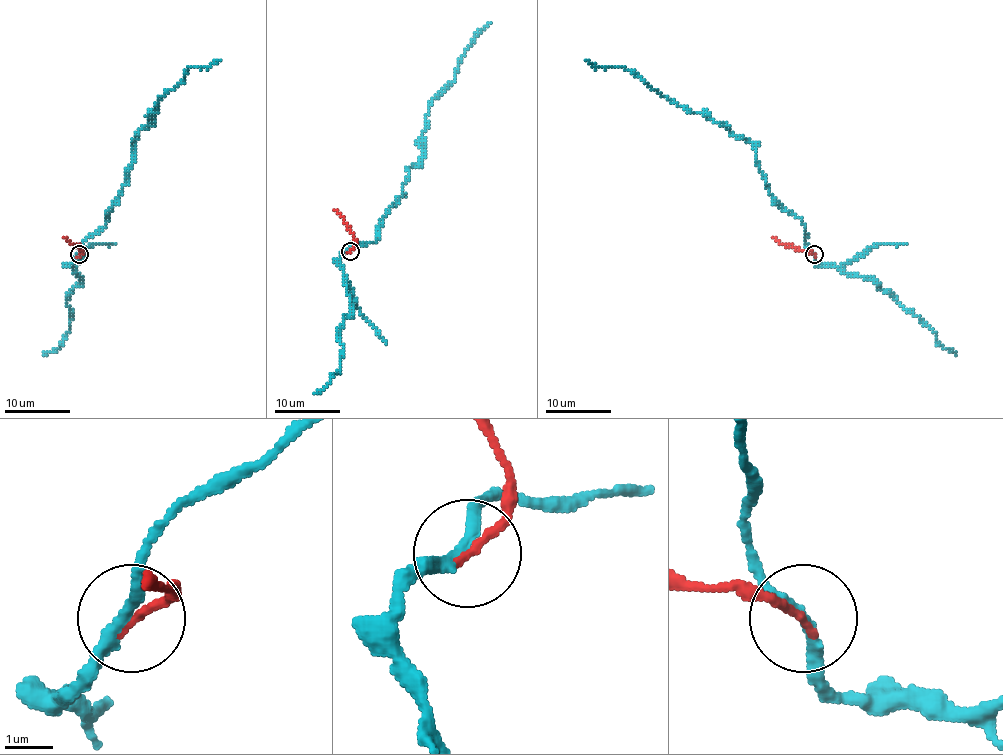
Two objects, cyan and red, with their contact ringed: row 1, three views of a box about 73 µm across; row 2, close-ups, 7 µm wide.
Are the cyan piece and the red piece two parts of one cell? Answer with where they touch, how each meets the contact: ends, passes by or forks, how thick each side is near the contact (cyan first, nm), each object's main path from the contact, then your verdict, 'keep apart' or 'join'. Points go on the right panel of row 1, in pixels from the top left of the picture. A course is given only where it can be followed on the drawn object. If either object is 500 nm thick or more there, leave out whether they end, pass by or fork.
place (814, 254); cyan passes by; red ends; calibres 240 and 180 nm; course cyan (814, 254), (804, 225), (770, 194), (748, 141), (726, 125), (678, 107), (630, 71), (585, 61); course red (814, 254), (781, 245), (773, 236); keep apart

